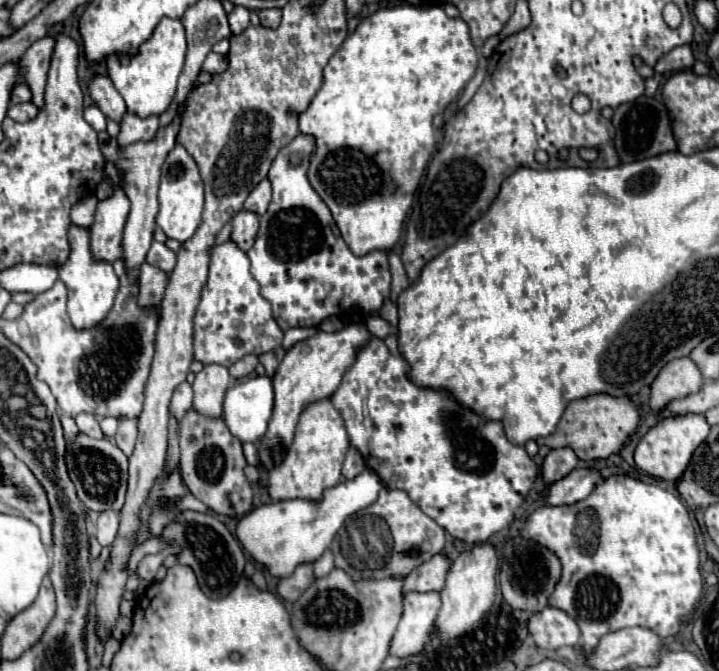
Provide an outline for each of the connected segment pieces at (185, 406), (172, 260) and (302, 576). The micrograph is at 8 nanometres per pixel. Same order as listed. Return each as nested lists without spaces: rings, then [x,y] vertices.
[[[182,382],[174,390],[174,394],[172,394],[172,400],[170,400],[170,416],[180,422],[190,408],[192,408],[192,386],[188,382]]]
[[[152,242],[150,250],[148,250],[148,256],[146,256],[146,262],[150,262],[152,266],[170,274],[176,266],[176,254],[170,248],[166,248],[166,244]]]
[[[302,564],[294,570],[292,576],[282,578],[276,586],[276,594],[284,600],[284,602],[294,602],[310,584],[314,582],[314,574],[312,574],[312,564]]]

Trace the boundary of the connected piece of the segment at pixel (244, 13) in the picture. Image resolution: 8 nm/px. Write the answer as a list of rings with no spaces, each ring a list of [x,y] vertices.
[[[236,6],[230,14],[228,14],[228,22],[230,22],[230,30],[232,34],[240,34],[244,28],[250,26],[250,12],[242,6]]]

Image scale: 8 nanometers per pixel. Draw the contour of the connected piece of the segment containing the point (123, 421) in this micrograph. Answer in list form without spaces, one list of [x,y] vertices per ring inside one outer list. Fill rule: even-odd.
[[[118,418],[118,432],[114,436],[114,442],[118,448],[130,456],[136,444],[136,434],[138,434],[138,420],[136,418]]]

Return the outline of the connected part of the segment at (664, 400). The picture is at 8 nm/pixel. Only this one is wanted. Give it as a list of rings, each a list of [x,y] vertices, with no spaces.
[[[690,358],[670,360],[650,386],[650,410],[656,412],[664,408],[670,400],[686,398],[686,394],[698,392],[702,384],[702,374]]]

